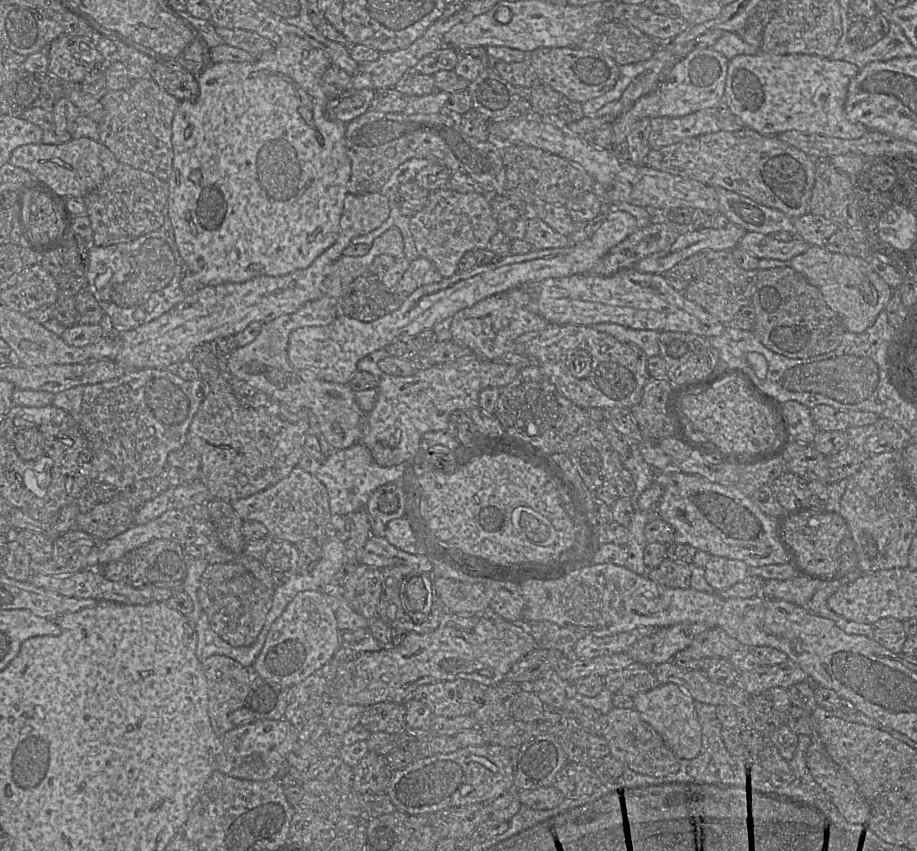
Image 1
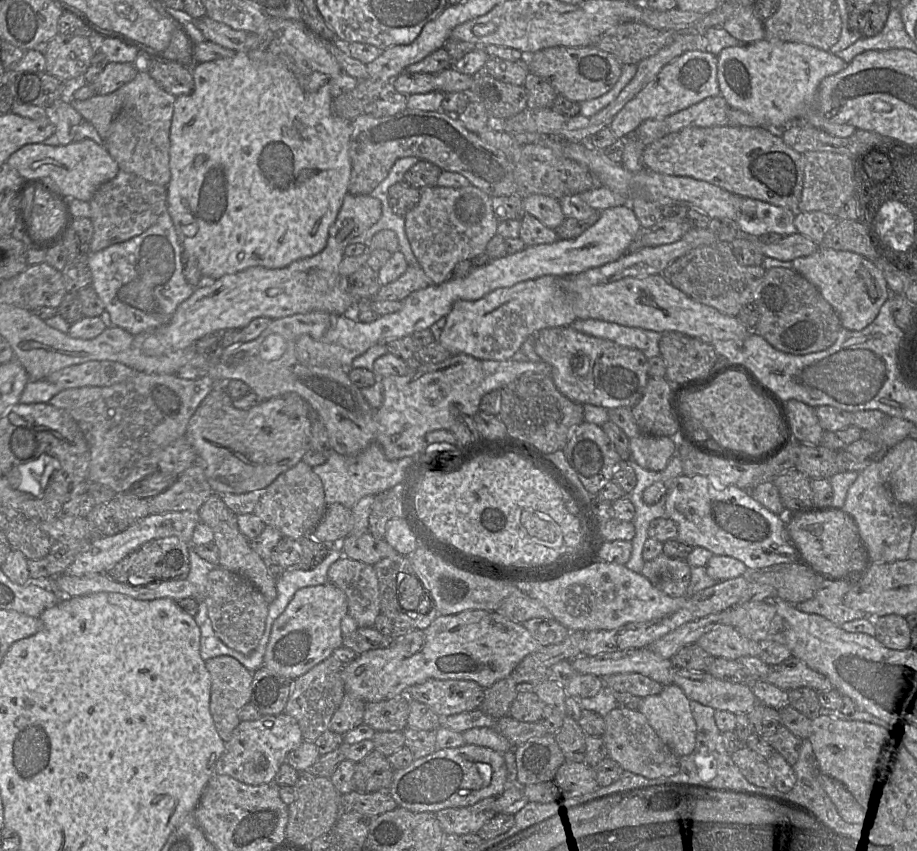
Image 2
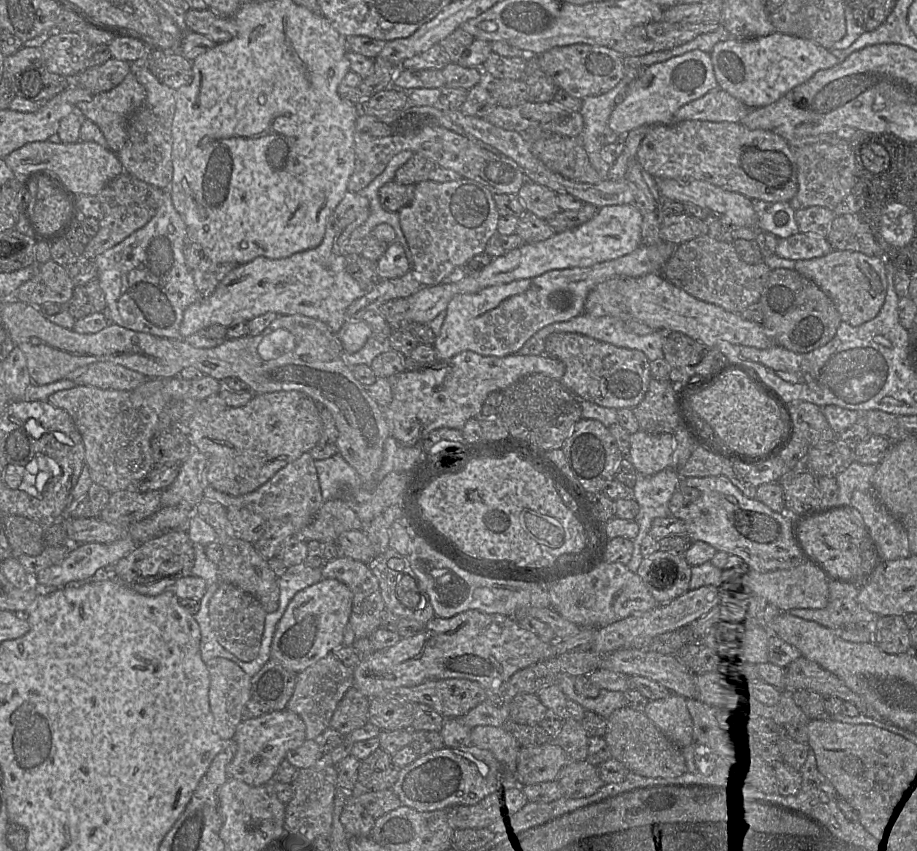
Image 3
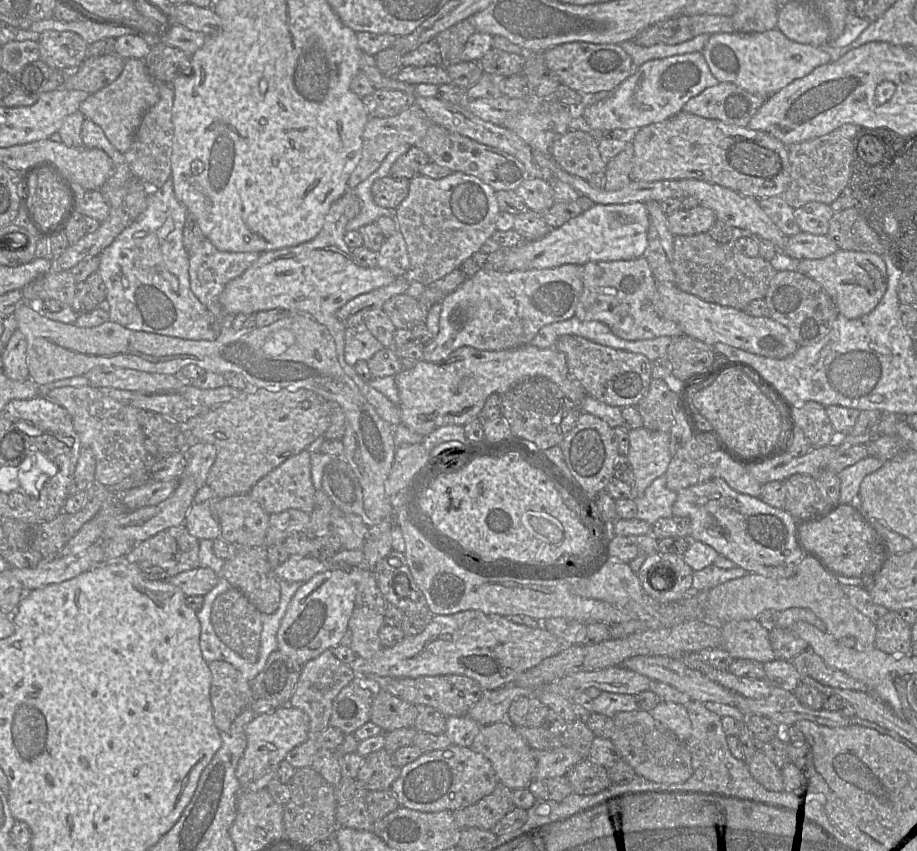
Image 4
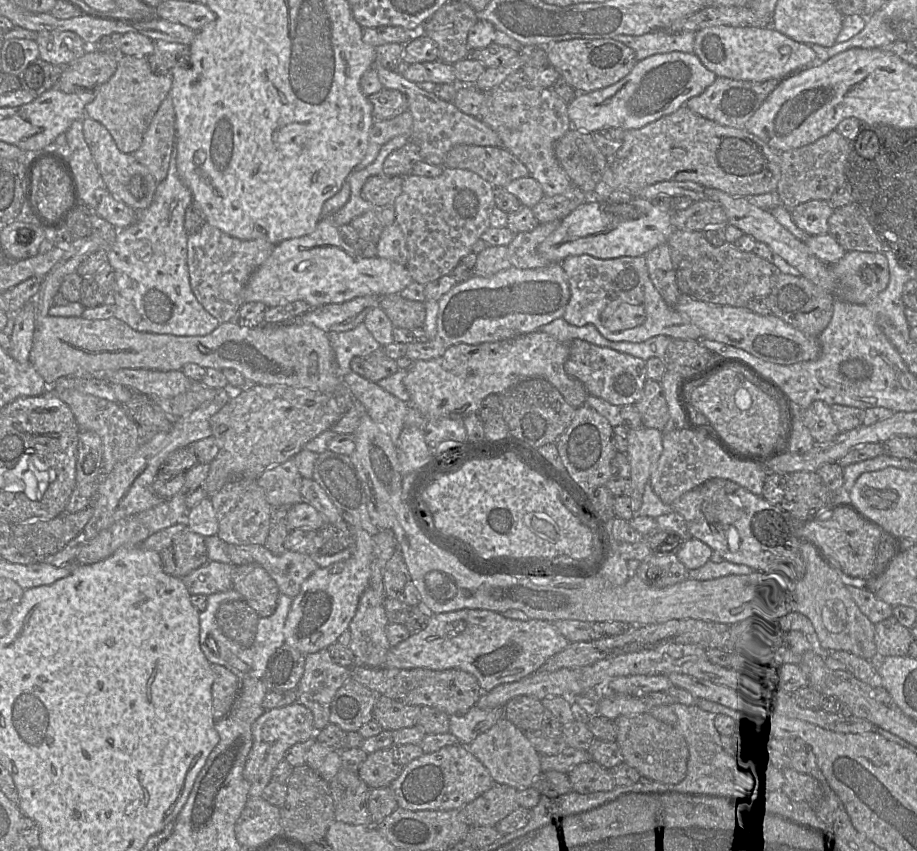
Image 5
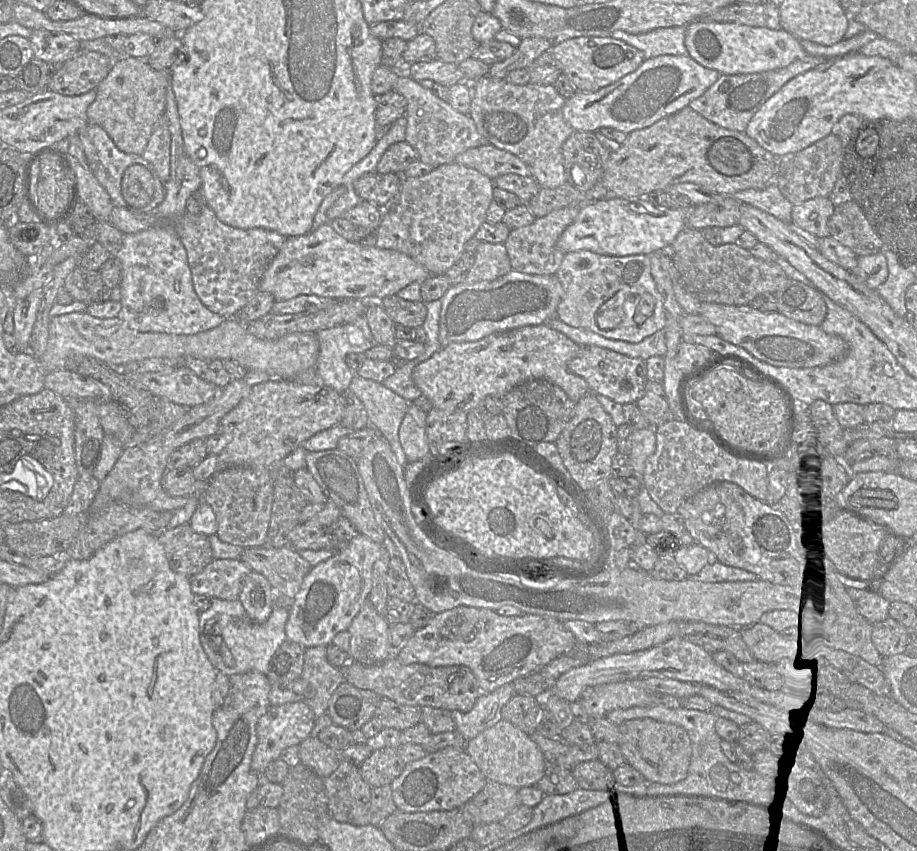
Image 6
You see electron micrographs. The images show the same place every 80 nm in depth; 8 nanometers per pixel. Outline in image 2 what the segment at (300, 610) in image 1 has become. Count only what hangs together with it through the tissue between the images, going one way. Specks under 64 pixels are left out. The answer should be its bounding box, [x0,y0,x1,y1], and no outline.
[263,582,347,680]

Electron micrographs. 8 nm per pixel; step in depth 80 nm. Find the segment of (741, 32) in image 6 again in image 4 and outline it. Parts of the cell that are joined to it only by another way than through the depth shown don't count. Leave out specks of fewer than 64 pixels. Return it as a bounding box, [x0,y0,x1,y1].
[701,28,832,97]

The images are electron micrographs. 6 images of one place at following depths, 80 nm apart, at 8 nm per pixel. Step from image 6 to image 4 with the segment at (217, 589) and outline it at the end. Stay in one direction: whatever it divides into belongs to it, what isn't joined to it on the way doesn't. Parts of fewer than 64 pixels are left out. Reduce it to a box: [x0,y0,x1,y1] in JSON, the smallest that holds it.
[165,567,219,596]

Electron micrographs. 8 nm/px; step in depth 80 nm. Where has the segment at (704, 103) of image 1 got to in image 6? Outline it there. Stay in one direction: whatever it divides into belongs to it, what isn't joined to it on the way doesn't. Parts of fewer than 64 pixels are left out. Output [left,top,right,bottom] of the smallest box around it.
[563,55,721,134]

